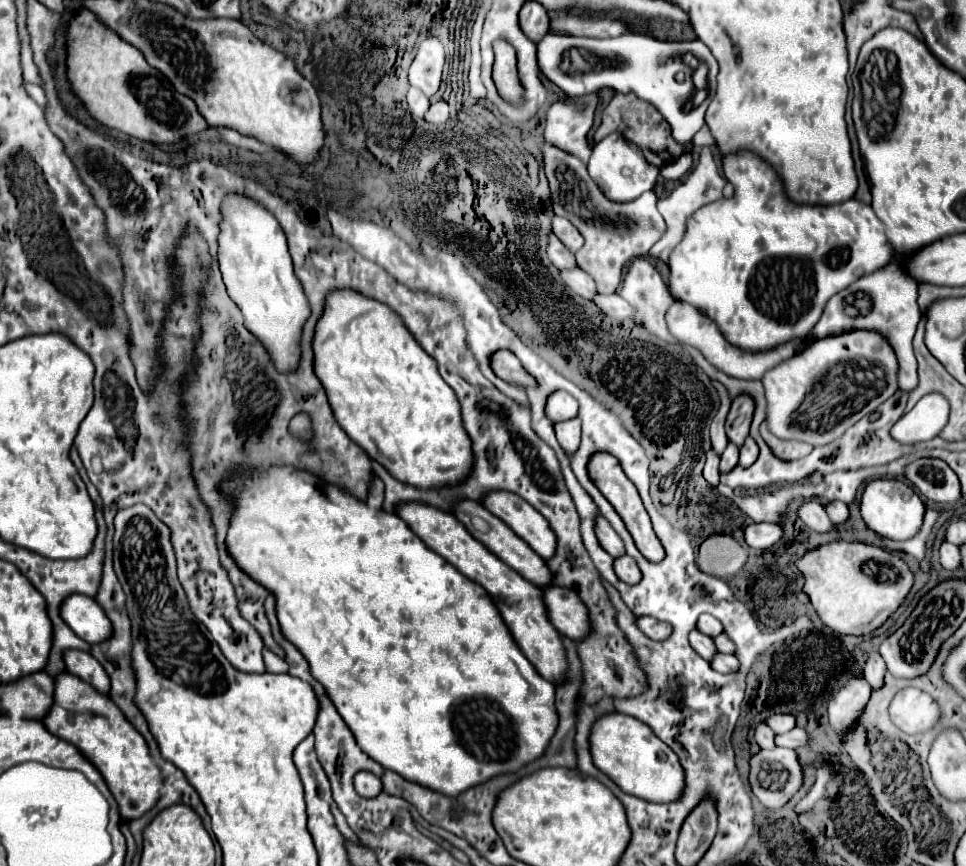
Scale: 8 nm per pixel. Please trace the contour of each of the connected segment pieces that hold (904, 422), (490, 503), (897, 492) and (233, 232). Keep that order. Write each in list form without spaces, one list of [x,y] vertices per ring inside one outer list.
[[[931,392],[921,398],[895,426],[893,438],[903,444],[915,444],[935,438],[949,418],[949,402],[943,394]]]
[[[489,492],[481,504],[501,518],[519,538],[523,538],[541,558],[553,556],[553,532],[549,532],[549,524],[541,520],[541,514],[521,500],[521,496],[513,492]]]
[[[877,478],[867,482],[859,506],[861,518],[865,520],[867,528],[891,540],[907,540],[909,536],[913,536],[917,528],[921,528],[921,520],[925,514],[925,506],[921,498],[915,494],[915,490],[895,478]]]
[[[229,192],[221,202],[217,260],[219,260],[219,270],[223,274],[223,282],[227,286],[229,296],[243,310],[245,328],[249,328],[249,332],[253,332],[265,344],[265,348],[271,354],[279,372],[293,370],[299,362],[299,346],[297,344],[299,344],[303,322],[309,318],[309,304],[305,300],[305,292],[301,290],[301,282],[297,280],[297,276],[293,272],[293,262],[287,252],[285,232],[279,226],[277,218],[267,208],[263,208],[259,202],[253,202],[247,196]]]

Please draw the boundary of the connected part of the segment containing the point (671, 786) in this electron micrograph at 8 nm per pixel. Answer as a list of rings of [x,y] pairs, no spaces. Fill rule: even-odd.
[[[621,712],[599,716],[589,732],[589,750],[593,764],[603,774],[607,774],[623,792],[655,802],[669,802],[681,796],[685,780],[675,752],[637,718]]]

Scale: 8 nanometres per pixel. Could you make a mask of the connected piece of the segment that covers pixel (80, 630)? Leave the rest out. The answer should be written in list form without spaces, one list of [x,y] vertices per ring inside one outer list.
[[[67,596],[59,612],[65,624],[89,644],[97,644],[97,640],[105,640],[105,636],[109,634],[109,622],[105,620],[105,612],[101,612],[101,606],[89,596]]]

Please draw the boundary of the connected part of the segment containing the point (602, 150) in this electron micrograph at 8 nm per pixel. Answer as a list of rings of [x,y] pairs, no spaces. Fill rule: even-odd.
[[[611,132],[609,136],[605,136],[601,142],[597,142],[593,146],[593,154],[589,158],[587,168],[589,168],[589,176],[595,180],[595,184],[605,192],[605,196],[609,200],[615,200],[615,202],[635,200],[643,192],[651,190],[659,176],[659,168],[649,164],[645,160],[643,152],[633,142],[625,140],[625,136],[621,136],[619,132]]]

